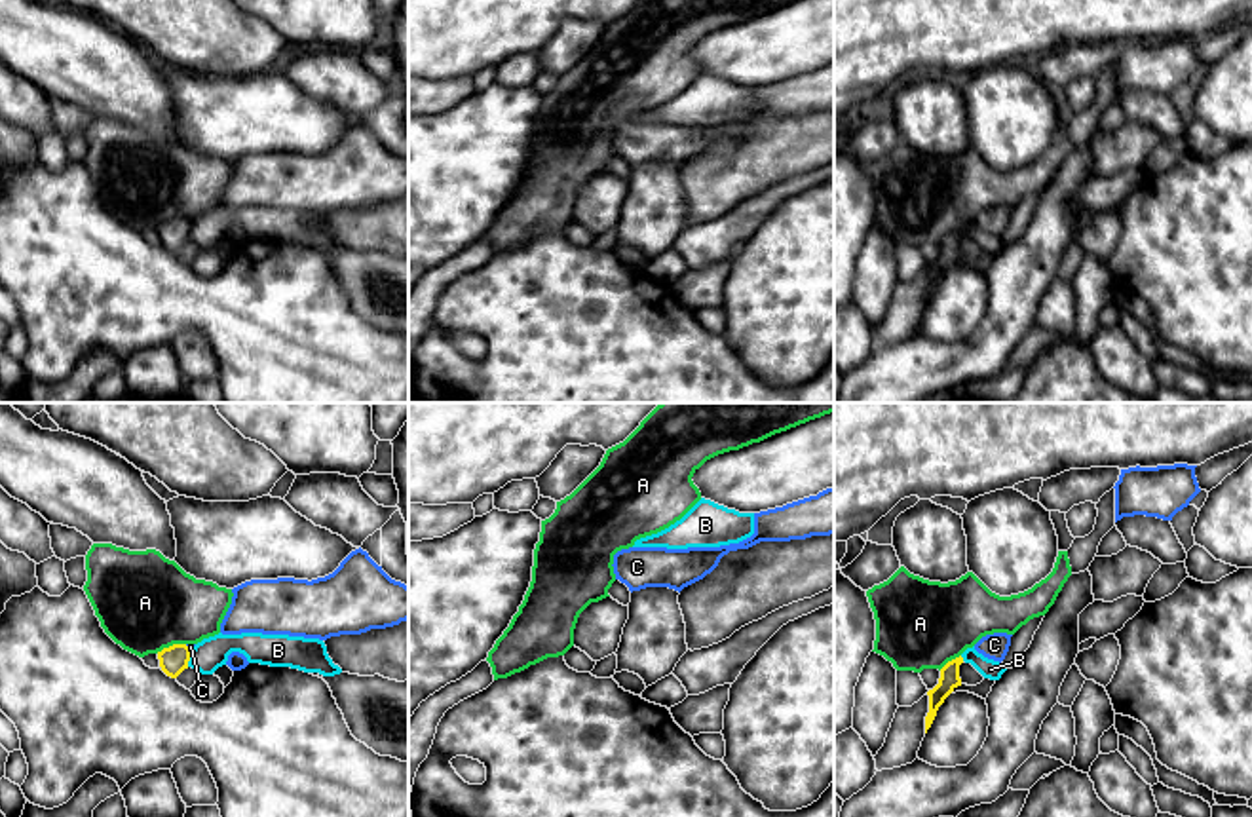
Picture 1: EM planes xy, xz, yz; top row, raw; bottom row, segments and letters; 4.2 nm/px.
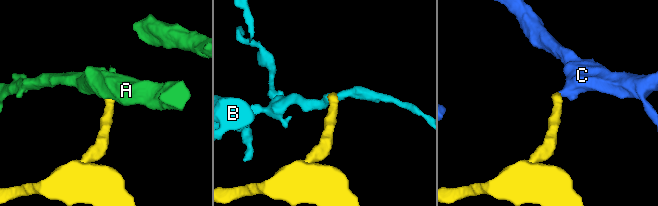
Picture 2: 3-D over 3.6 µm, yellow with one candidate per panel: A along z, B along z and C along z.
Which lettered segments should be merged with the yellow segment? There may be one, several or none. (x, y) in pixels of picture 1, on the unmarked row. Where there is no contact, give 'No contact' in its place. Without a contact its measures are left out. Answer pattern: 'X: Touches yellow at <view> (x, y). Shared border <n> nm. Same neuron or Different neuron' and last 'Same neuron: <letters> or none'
A: Touches yellow at xy (170, 221). Shared border 130 nm. Different neuron
B: Touches yellow at xy (189, 232). Shared border 80 nm. Different neuron
C: Touches yellow at xy (189, 223). Shared border 40 nm. Same neuron
Same neuron: C

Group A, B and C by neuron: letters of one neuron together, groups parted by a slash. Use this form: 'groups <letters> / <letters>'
groups A / B / C

